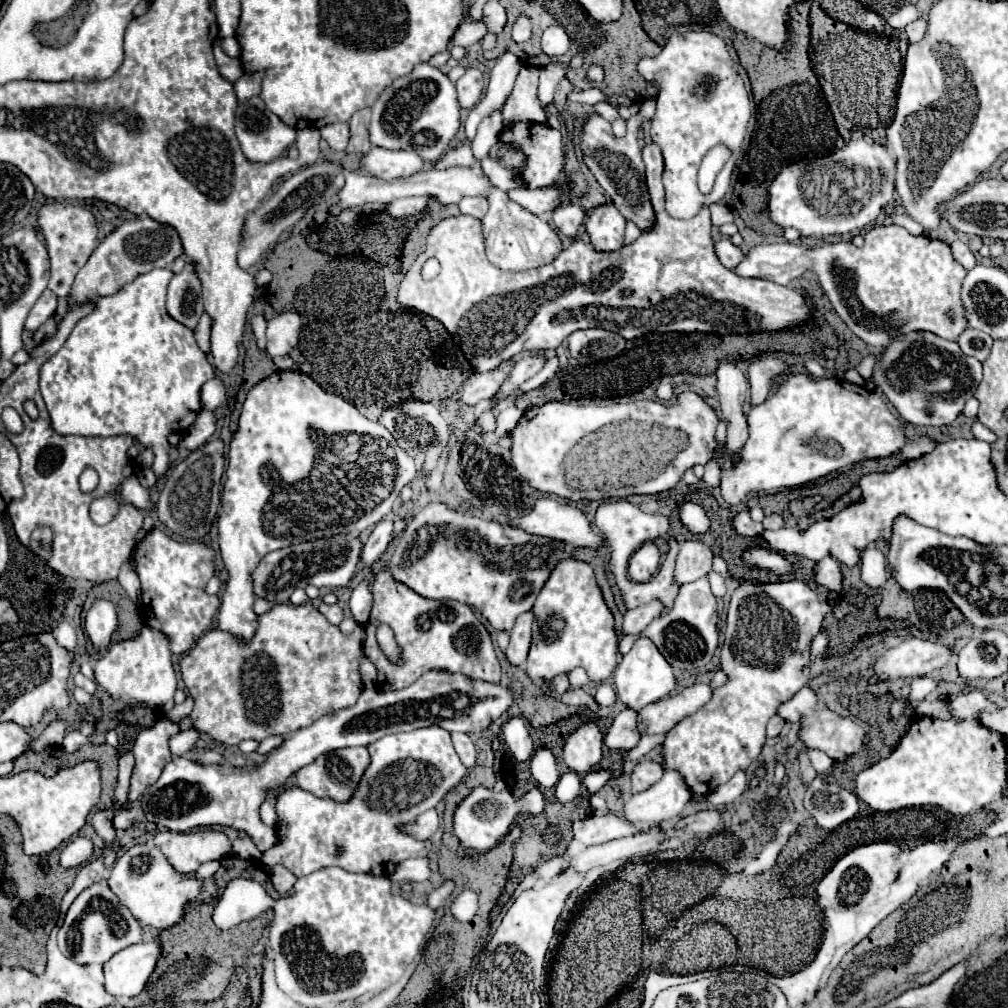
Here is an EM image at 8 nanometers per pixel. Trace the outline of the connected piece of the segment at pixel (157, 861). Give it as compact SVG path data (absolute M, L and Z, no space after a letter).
M136 844L126 850L114 864L108 878L110 888L118 894L120 902L142 922L142 926L154 926L166 930L182 920L184 906L202 894L204 882L192 874L174 870L168 858L154 844Z

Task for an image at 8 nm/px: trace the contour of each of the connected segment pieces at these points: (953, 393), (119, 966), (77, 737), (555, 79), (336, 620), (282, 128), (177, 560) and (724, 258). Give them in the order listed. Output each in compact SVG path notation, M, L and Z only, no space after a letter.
M914 332L886 348L882 362L874 368L872 380L906 422L914 426L944 426L952 424L962 414L966 400L976 394L982 380L982 364L966 356L956 342L930 332Z
M158 936L150 942L138 942L120 950L104 964L106 990L114 996L138 996L152 976L160 956L162 946Z
M68 732L66 738L64 738L64 742L62 742L62 748L64 748L66 752L76 752L76 750L80 750L86 742L88 742L88 738L82 736L80 732Z
M548 64L540 68L540 84L538 84L538 102L540 106L550 106L552 96L556 90L556 84L564 78L564 66L562 64Z
M320 604L320 612L328 618L328 622L330 624L334 624L334 626L338 626L340 622L342 622L342 608L338 608L336 604L334 606L326 606L326 604Z
M252 96L250 100L236 106L236 136L240 140L242 152L250 162L272 162L290 144L296 142L296 130L286 126L276 114L272 114L260 96Z
M152 528L136 546L134 560L142 582L140 616L144 624L166 634L174 654L184 654L210 628L220 608L218 596L204 592L204 584L214 576L214 552L198 542L172 542L162 530Z
M722 238L716 242L716 254L720 262L730 270L734 270L742 262L742 256L744 256L744 252L736 244L732 244L728 238Z

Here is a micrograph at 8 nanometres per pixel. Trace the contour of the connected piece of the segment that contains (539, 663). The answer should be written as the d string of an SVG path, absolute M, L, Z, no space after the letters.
M566 558L556 564L550 578L538 592L532 606L532 646L526 662L528 676L552 678L554 674L570 672L576 666L586 668L590 680L608 680L618 666L618 632L614 626L614 614L606 606L602 588L596 582L594 570L584 560Z

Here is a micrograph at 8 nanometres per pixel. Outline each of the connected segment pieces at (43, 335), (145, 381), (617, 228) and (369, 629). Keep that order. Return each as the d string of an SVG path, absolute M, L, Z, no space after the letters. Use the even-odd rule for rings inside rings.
M50 318L50 320L46 320L46 322L34 332L36 344L40 344L40 342L46 340L46 338L50 338L54 332L56 332L56 322L54 322L54 318Z
M154 268L154 270L146 272L146 274L136 276L136 280L126 282L112 296L96 296L96 298L92 298L90 304L94 304L94 310L88 316L84 316L82 320L78 320L72 334L64 342L64 346L50 360L46 360L42 364L42 368L40 368L40 392L42 392L42 398L46 402L46 408L48 408L48 414L50 414L50 420L52 420L52 428L58 434L62 434L62 436L92 436L92 438L112 438L112 436L130 434L142 446L154 450L156 458L152 462L152 472L156 476L164 476L166 470L168 470L168 450L170 450L170 446L166 442L166 436L170 432L184 432L196 420L196 416L200 412L200 388L202 388L202 384L206 380L214 378L214 368L206 360L206 354L202 354L202 350L198 348L198 344L194 340L194 332L190 328L186 328L184 324L180 324L178 320L174 320L166 310L166 290L168 290L168 284L170 284L172 276L174 276L174 272L168 270L168 268Z
M608 202L592 210L586 220L586 232L596 250L618 250L624 246L624 226L626 218L618 208Z
M388 570L376 574L372 586L374 606L366 628L364 654L378 668L378 686L382 690L402 690L410 686L410 682L418 680L424 672L434 668L444 668L448 672L460 672L468 678L478 678L486 682L500 680L500 662L496 658L490 634L482 626L482 622L472 614L466 604L454 600L428 600L410 588L402 586L394 578L390 578ZM380 624L388 624L394 630L396 642L404 652L404 662L394 664L380 650L376 642L376 628Z

